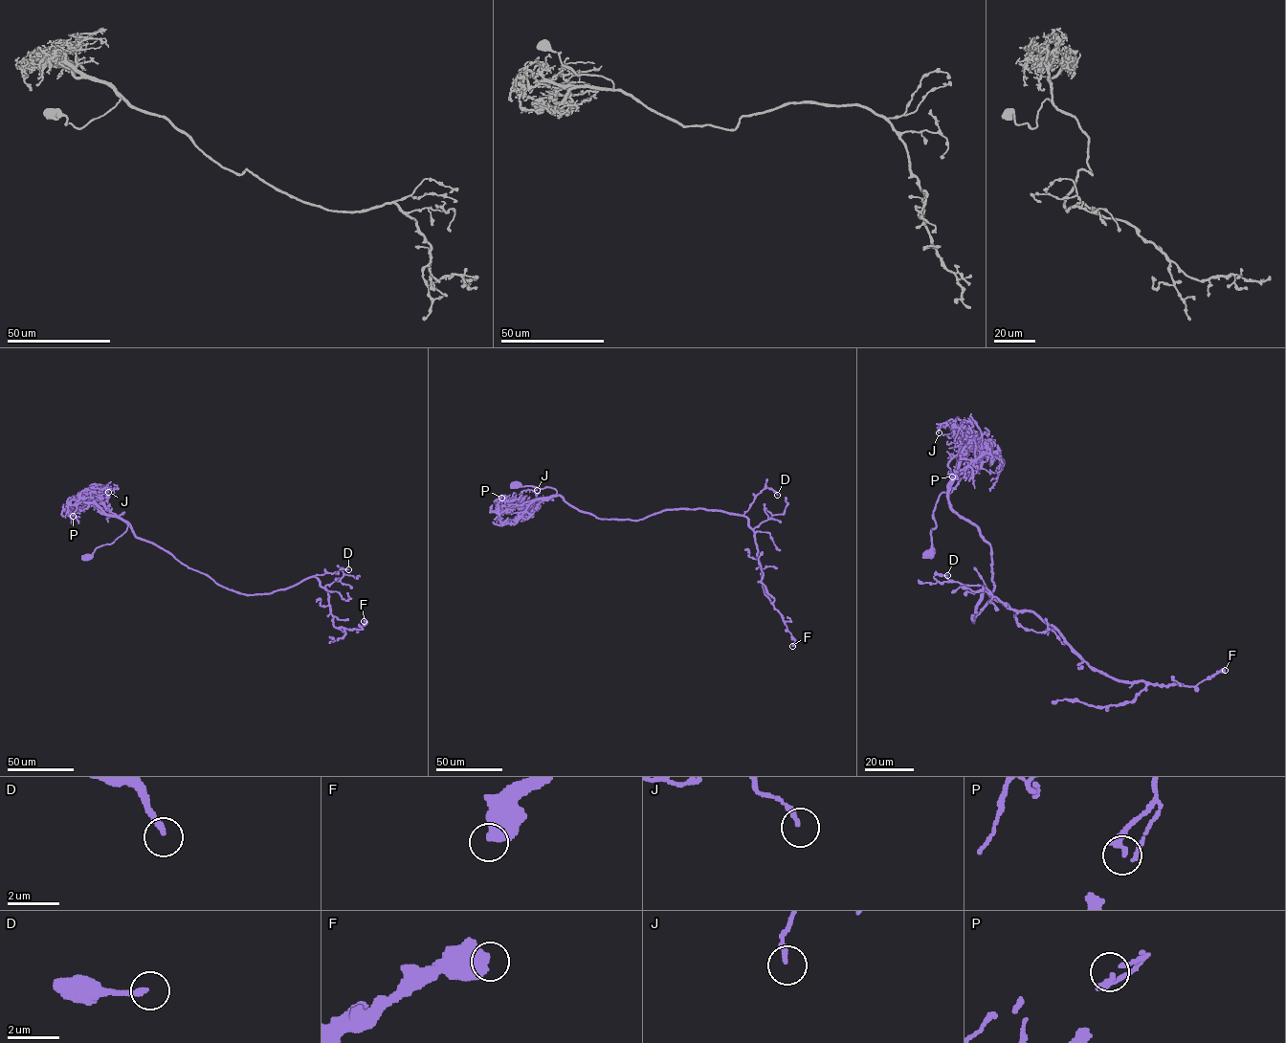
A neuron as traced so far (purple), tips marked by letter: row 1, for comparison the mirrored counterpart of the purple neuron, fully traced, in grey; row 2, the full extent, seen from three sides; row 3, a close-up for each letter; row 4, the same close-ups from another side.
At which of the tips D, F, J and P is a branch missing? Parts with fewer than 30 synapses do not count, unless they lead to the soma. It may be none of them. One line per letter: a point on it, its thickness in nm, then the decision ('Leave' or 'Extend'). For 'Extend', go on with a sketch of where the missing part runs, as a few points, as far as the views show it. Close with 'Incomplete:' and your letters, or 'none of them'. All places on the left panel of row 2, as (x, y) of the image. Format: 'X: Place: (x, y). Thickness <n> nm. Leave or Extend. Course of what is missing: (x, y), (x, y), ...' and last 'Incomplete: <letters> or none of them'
D: Place: (348, 569). Thickness 190 nm. Leave
F: Place: (364, 621). Thickness 600 nm. Leave
J: Place: (108, 492). Thickness 190 nm. Leave
P: Place: (73, 516). Thickness 280 nm. Leave
Incomplete: none of them

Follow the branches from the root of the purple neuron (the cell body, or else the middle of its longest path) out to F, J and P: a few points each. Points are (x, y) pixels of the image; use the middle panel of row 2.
F: (517, 484), (554, 488), (600, 519), (638, 520), (674, 509), (743, 515), (754, 533), (764, 592), (792, 646)
J: (517, 484), (551, 487), (556, 490), (557, 496), (526, 501), (519, 508), (535, 499), (533, 491), (537, 490)
P: (517, 484), (551, 487), (556, 490), (557, 496), (511, 506), (504, 500), (504, 495), (501, 498)

